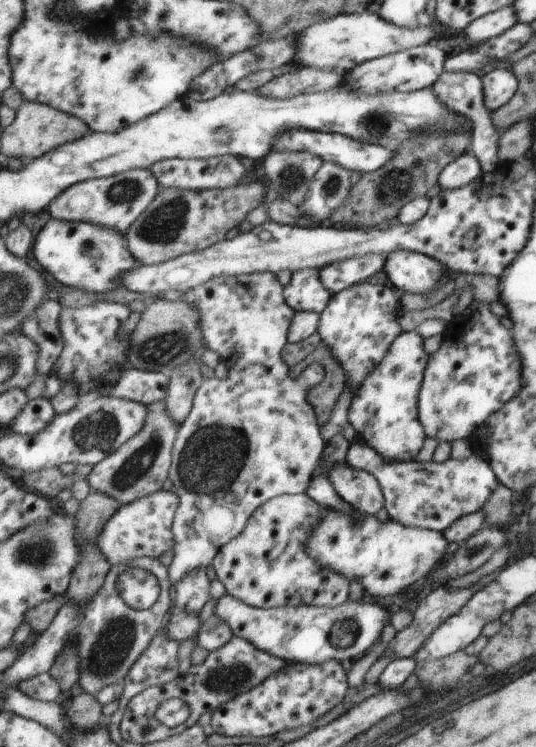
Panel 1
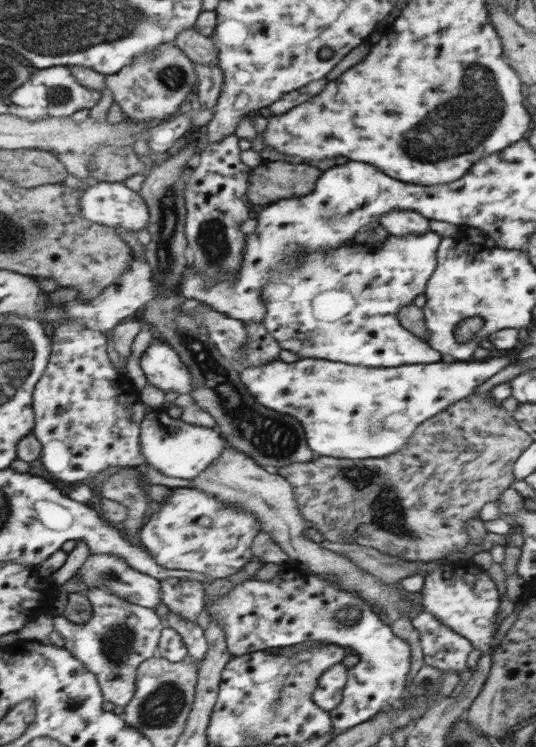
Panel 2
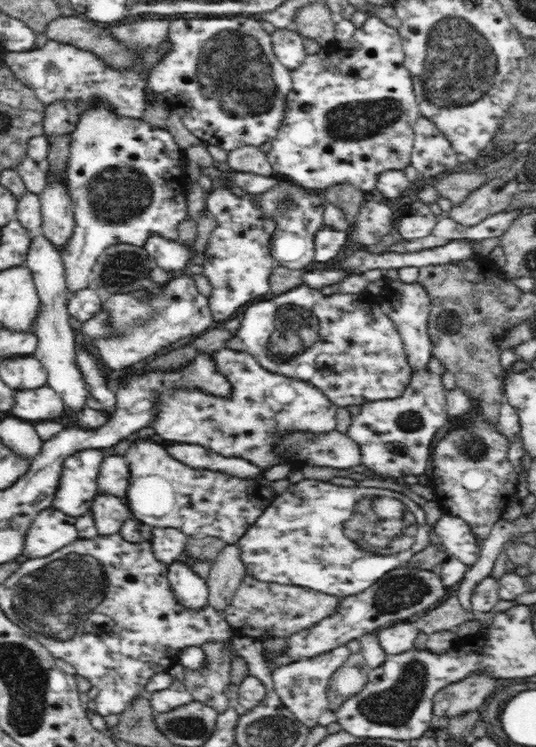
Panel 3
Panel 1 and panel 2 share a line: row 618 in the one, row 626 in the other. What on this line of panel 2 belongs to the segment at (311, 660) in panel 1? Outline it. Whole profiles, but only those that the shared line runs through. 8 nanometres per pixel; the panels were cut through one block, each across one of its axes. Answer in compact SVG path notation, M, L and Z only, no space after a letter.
M289 560L281 565L274 579L268 581L254 579L244 582L226 596L208 604L208 608L211 610L212 618L218 619L225 628L229 650L235 657L272 648L300 646L306 641L322 641L354 649L360 661L348 668L342 702L330 711L333 728L345 731L356 727L357 724L368 723L380 710L384 710L384 706L391 706L402 696L412 658L410 646L392 633L391 626L383 622L372 611L371 604L358 593L340 590L334 582L328 582L324 576L312 574L302 563Z

